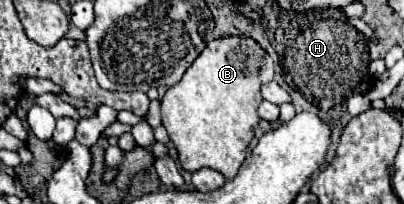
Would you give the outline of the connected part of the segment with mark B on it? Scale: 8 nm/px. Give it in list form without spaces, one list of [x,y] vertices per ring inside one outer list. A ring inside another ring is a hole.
[[[224,36],[206,44],[182,80],[170,86],[160,102],[162,124],[178,150],[178,160],[184,170],[214,168],[226,180],[236,176],[254,128],[260,122],[256,114],[262,102],[260,88],[270,80],[274,80],[272,58],[256,40],[248,36]]]

